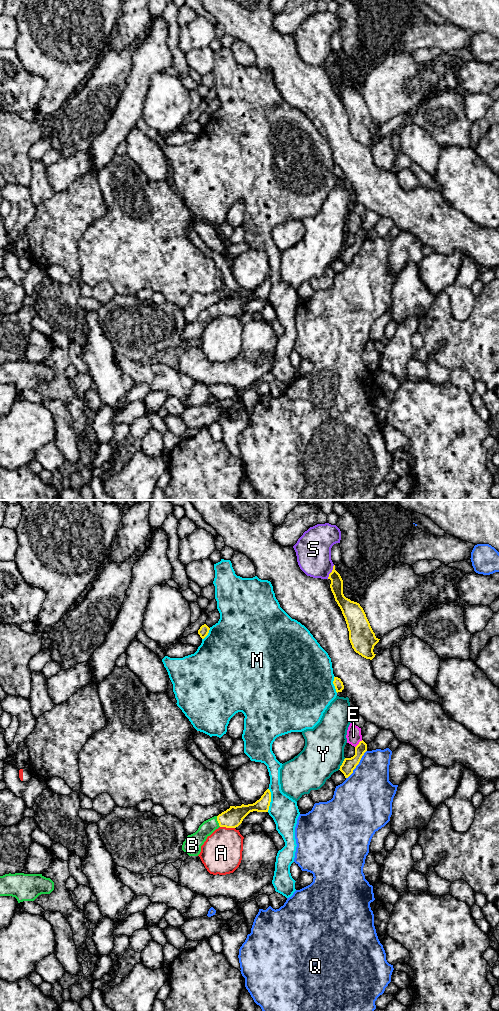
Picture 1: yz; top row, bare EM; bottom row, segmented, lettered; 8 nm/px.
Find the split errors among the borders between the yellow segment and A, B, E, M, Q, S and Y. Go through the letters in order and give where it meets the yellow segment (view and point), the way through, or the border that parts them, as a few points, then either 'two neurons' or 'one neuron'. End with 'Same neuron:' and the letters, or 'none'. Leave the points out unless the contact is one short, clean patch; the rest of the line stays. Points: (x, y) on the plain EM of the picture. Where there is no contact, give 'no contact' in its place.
A: yz (227, 315) | along yz (220, 314), (234, 316) | two neurons
B: yz (217, 308) | across yz (231, 306), (217, 308), (194, 329) | one neuron
E: yz (359, 231) | two neurons
M: yz (270, 288) | two neurons
Q: yz (358, 251) | two neurons
S: yz (331, 60) | two neurons
Y: yz (342, 252) | two neurons
Same neuron: B

